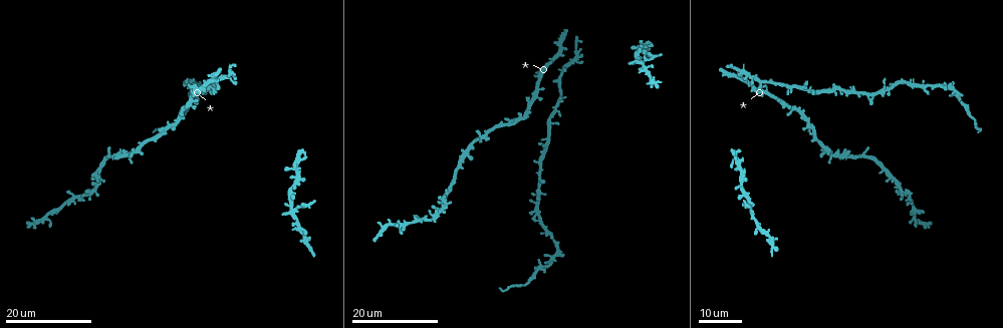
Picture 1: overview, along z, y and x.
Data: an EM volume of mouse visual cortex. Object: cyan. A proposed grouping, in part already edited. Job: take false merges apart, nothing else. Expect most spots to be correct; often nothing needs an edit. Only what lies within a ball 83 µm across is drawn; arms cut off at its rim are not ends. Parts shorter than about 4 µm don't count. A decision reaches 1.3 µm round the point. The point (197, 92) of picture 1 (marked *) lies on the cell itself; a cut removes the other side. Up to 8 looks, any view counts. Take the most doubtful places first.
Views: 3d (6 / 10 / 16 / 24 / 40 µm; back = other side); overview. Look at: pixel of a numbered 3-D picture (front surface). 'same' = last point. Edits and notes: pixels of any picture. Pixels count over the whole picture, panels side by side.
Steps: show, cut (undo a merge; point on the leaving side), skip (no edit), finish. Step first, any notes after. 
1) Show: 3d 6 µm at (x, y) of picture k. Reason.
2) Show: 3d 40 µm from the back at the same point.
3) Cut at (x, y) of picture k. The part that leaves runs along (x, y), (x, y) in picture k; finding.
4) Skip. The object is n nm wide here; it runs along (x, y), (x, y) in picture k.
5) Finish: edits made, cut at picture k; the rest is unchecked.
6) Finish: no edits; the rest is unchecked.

Show: 3d 24 µm at (750, 210) of picture 1.

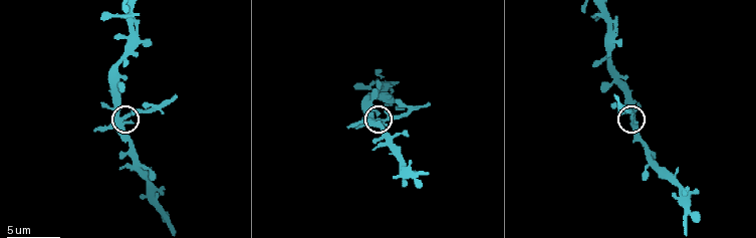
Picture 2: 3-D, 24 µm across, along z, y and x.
Show: 3d 10 µm at (126, 117) of picture 2.

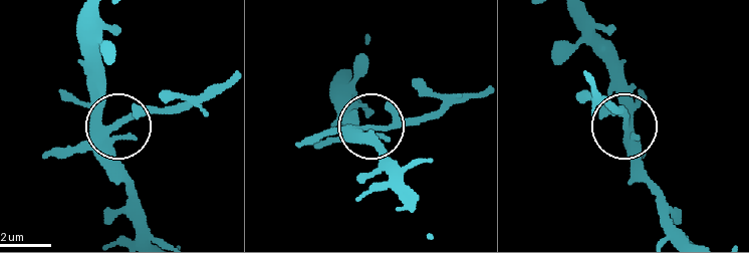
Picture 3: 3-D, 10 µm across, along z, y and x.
Show: 3d 10 µm from the back at (122, 124) of picture 3.

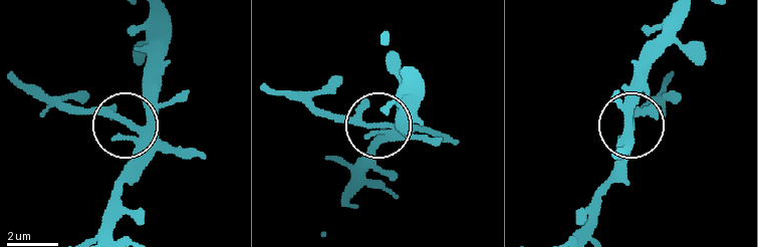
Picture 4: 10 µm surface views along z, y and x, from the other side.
Cut at (98, 113) of picture 4. The object is 290 nm wide here; the part that leaves runs along (131, 128), (67, 110), (16, 76) in picture 4; two cells meet here.

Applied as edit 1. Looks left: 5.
Show: 3d 16 µm at (224, 79) of picture 1. A fork.

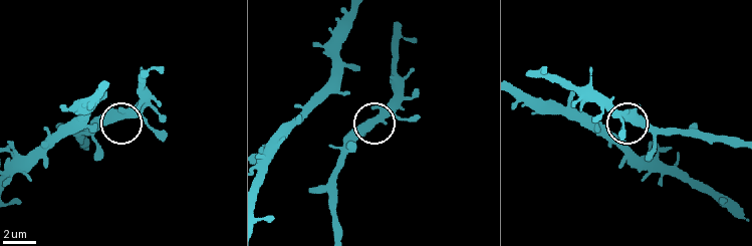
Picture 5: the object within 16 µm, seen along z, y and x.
Show: 3d 6 µm at (625, 114) of picture 5.

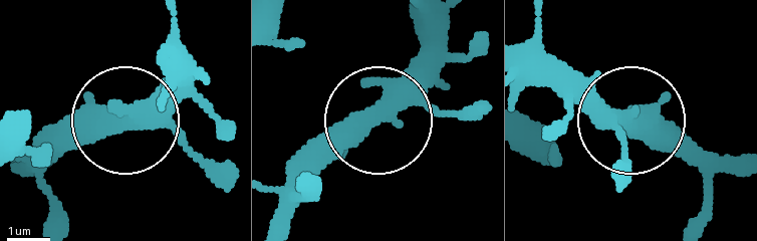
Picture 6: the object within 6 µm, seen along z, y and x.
Skip. The side arm is 56 µm long; one cell here.

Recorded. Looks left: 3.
Show: 3d 16 µm at (907, 194) of picture 1. Thin arm on a thick one.

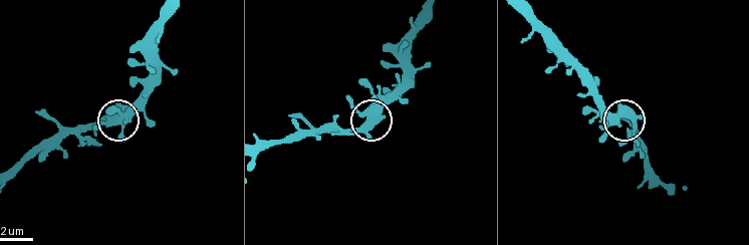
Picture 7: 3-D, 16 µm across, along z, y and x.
Show: 3d 6 µm at (361, 125) of picture 7.

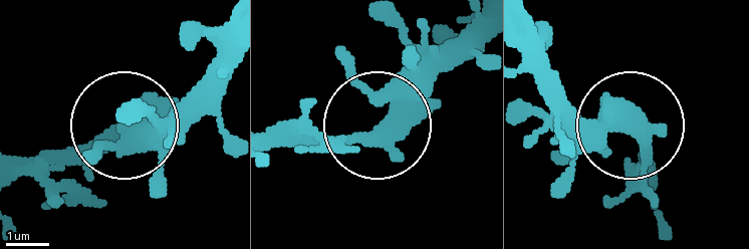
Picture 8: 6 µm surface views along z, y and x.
Skip. 4 arms meet here; continuous, no second cell.

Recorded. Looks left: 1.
Finish: edits made, cut at picture 4; the rest is unchecked.

